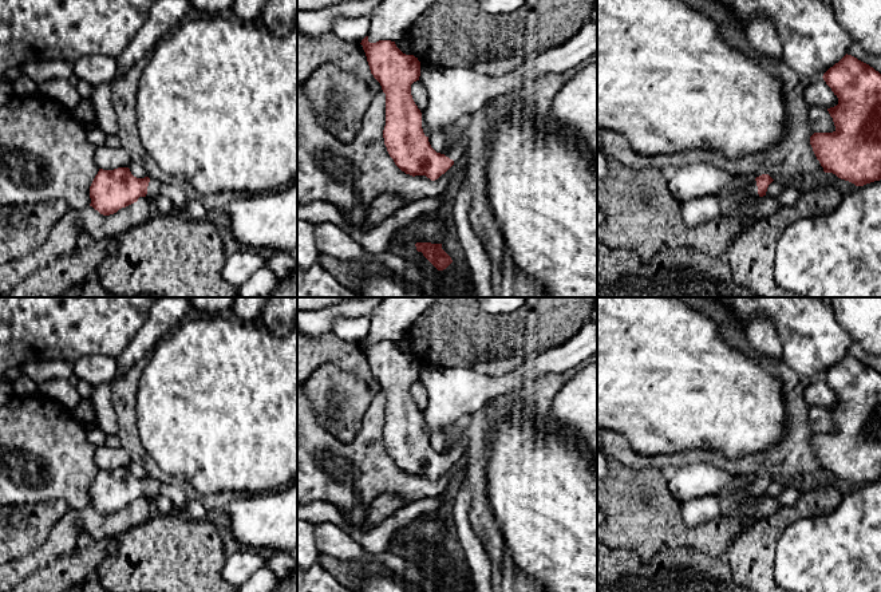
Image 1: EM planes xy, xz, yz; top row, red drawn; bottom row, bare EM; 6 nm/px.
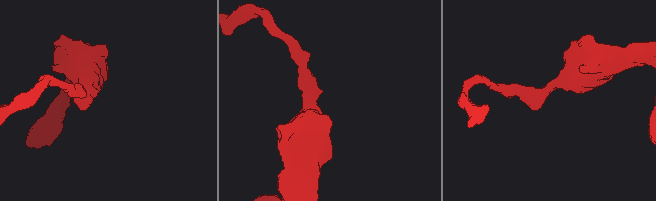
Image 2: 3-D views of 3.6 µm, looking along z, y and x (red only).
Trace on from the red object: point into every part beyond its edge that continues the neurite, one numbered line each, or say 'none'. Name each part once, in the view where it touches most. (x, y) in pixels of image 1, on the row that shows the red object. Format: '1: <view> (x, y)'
1: yz (750, 194)

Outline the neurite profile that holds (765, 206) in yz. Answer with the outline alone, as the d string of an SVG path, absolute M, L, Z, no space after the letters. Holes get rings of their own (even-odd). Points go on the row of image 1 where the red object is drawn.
M769 196L759 197L755 205L750 209L748 214L752 218L767 218L778 212L782 206L779 202Z

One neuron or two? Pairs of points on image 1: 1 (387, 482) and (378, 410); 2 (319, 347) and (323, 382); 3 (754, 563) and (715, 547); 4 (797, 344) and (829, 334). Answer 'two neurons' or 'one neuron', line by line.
1: one neuron
2: two neurons
3: two neurons
4: one neuron

